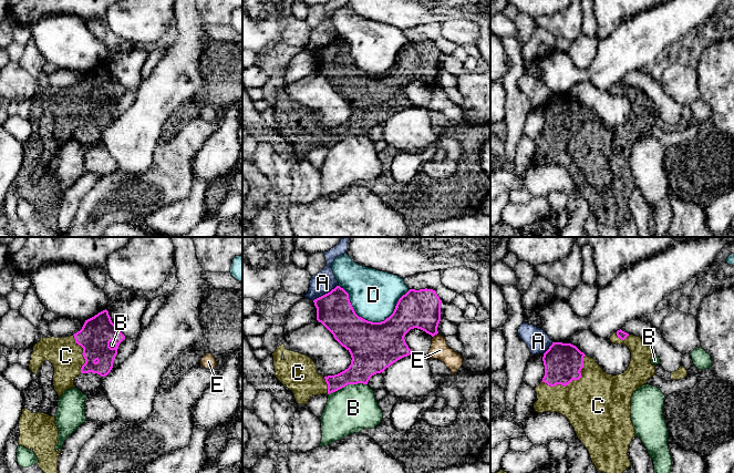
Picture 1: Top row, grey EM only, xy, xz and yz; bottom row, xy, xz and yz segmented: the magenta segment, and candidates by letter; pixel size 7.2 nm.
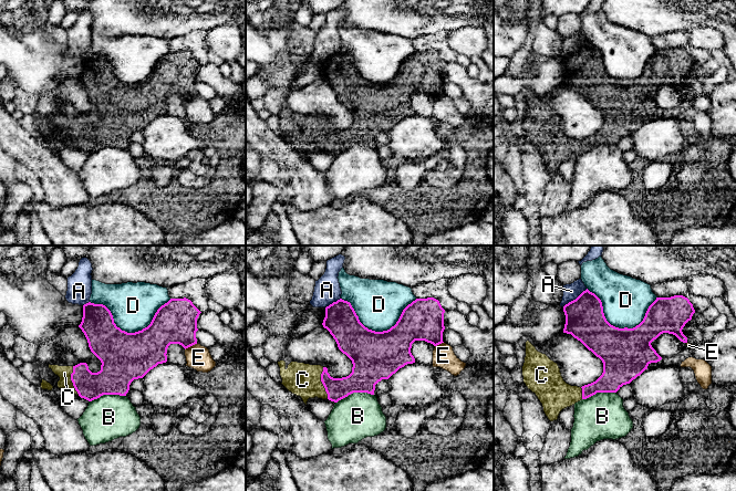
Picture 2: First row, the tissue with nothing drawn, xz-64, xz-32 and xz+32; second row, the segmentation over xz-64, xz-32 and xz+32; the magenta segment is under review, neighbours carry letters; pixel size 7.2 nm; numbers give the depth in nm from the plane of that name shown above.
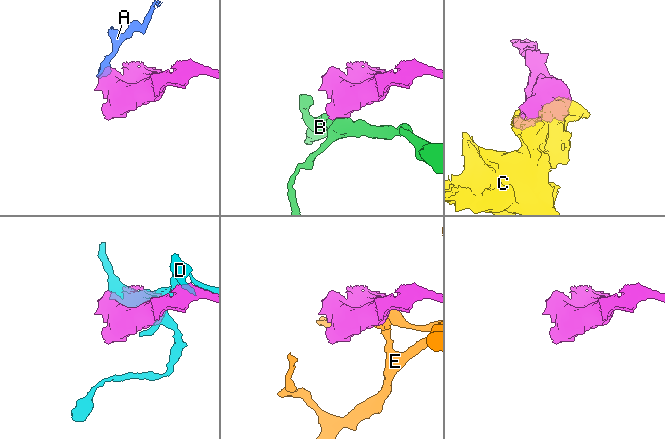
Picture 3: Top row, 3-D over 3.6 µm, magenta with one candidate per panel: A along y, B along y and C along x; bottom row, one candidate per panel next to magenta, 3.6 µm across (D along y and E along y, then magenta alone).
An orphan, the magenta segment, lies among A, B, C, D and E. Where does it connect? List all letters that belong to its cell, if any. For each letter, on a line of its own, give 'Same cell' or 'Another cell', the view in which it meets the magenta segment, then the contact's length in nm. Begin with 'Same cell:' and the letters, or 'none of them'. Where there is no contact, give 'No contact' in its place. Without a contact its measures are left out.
Same cell: C
A: Another cell. Touches magenta in xz. Shared border 220 nm
B: Another cell. Touches magenta in xz. Shared border 300 nm
C: Same cell. Touches magenta in yz. Shared border 380 nm
D: Another cell. Touches magenta in xz. Shared border 500 nm
E: Another cell. Touches magenta in xz. Shared border 50 nm

